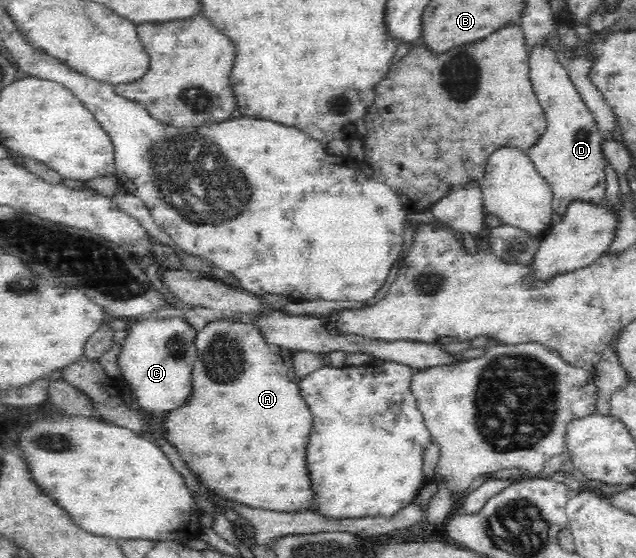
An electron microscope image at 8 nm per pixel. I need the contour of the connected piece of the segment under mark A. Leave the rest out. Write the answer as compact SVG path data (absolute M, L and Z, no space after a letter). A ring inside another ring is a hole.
M227 318L216 319L200 329L196 347L188 401L162 417L168 443L180 453L184 465L208 491L212 491L216 499L230 499L246 507L275 512L304 510L313 498L304 465L304 449L308 445L312 415L300 395L291 352L266 343L256 325ZM278 449L284 451L288 459L282 465L272 465L268 457Z

